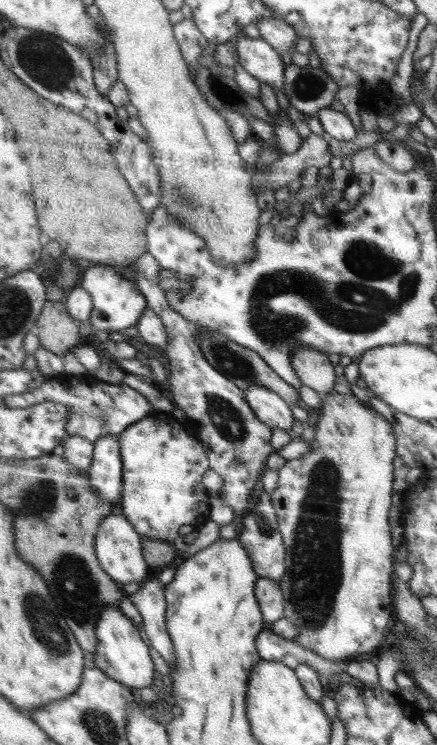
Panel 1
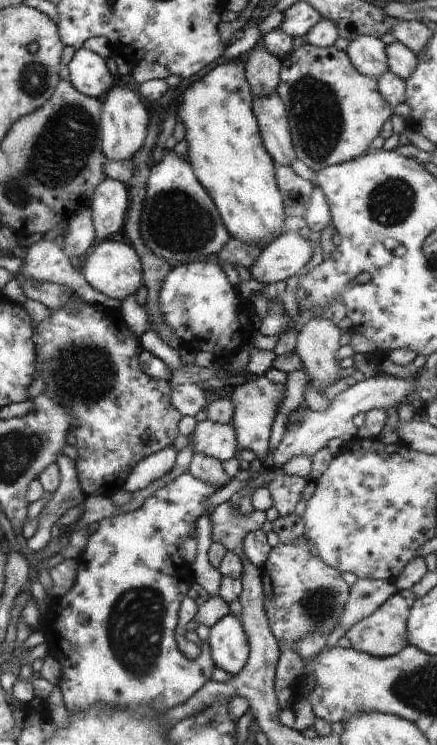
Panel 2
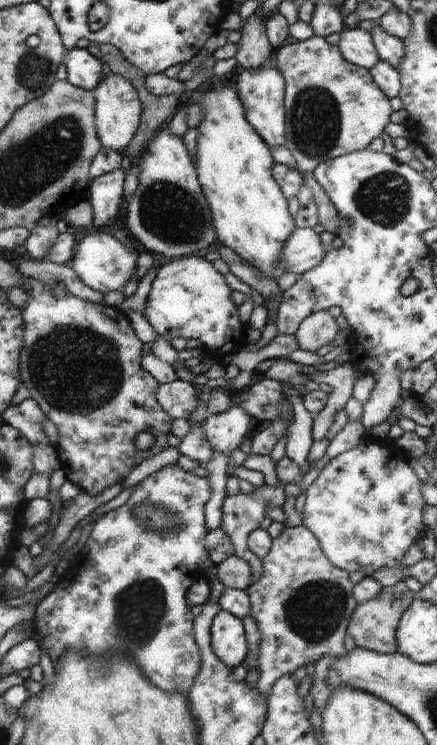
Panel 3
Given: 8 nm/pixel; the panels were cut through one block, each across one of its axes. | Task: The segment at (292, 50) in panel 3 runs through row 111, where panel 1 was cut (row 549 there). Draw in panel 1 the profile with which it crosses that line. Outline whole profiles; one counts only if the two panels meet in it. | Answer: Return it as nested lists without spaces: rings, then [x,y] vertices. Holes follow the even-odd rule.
[[[334,390],[321,394],[322,405],[319,406],[318,420],[314,426],[314,440],[310,441],[310,451],[300,455],[300,458],[287,460],[284,466],[278,471],[278,484],[271,492],[271,502],[277,515],[279,534],[282,536],[285,547],[285,574],[279,581],[279,588],[282,591],[284,605],[284,617],[298,627],[298,637],[292,642],[300,644],[307,650],[312,650],[321,658],[340,663],[348,658],[358,657],[361,654],[378,650],[380,642],[384,640],[386,626],[392,618],[393,598],[390,596],[391,576],[394,572],[393,545],[391,544],[391,528],[389,522],[389,511],[392,507],[392,486],[394,484],[393,462],[396,458],[396,437],[390,422],[386,420],[374,407],[369,406],[368,401],[362,402],[354,393],[346,395]]]

